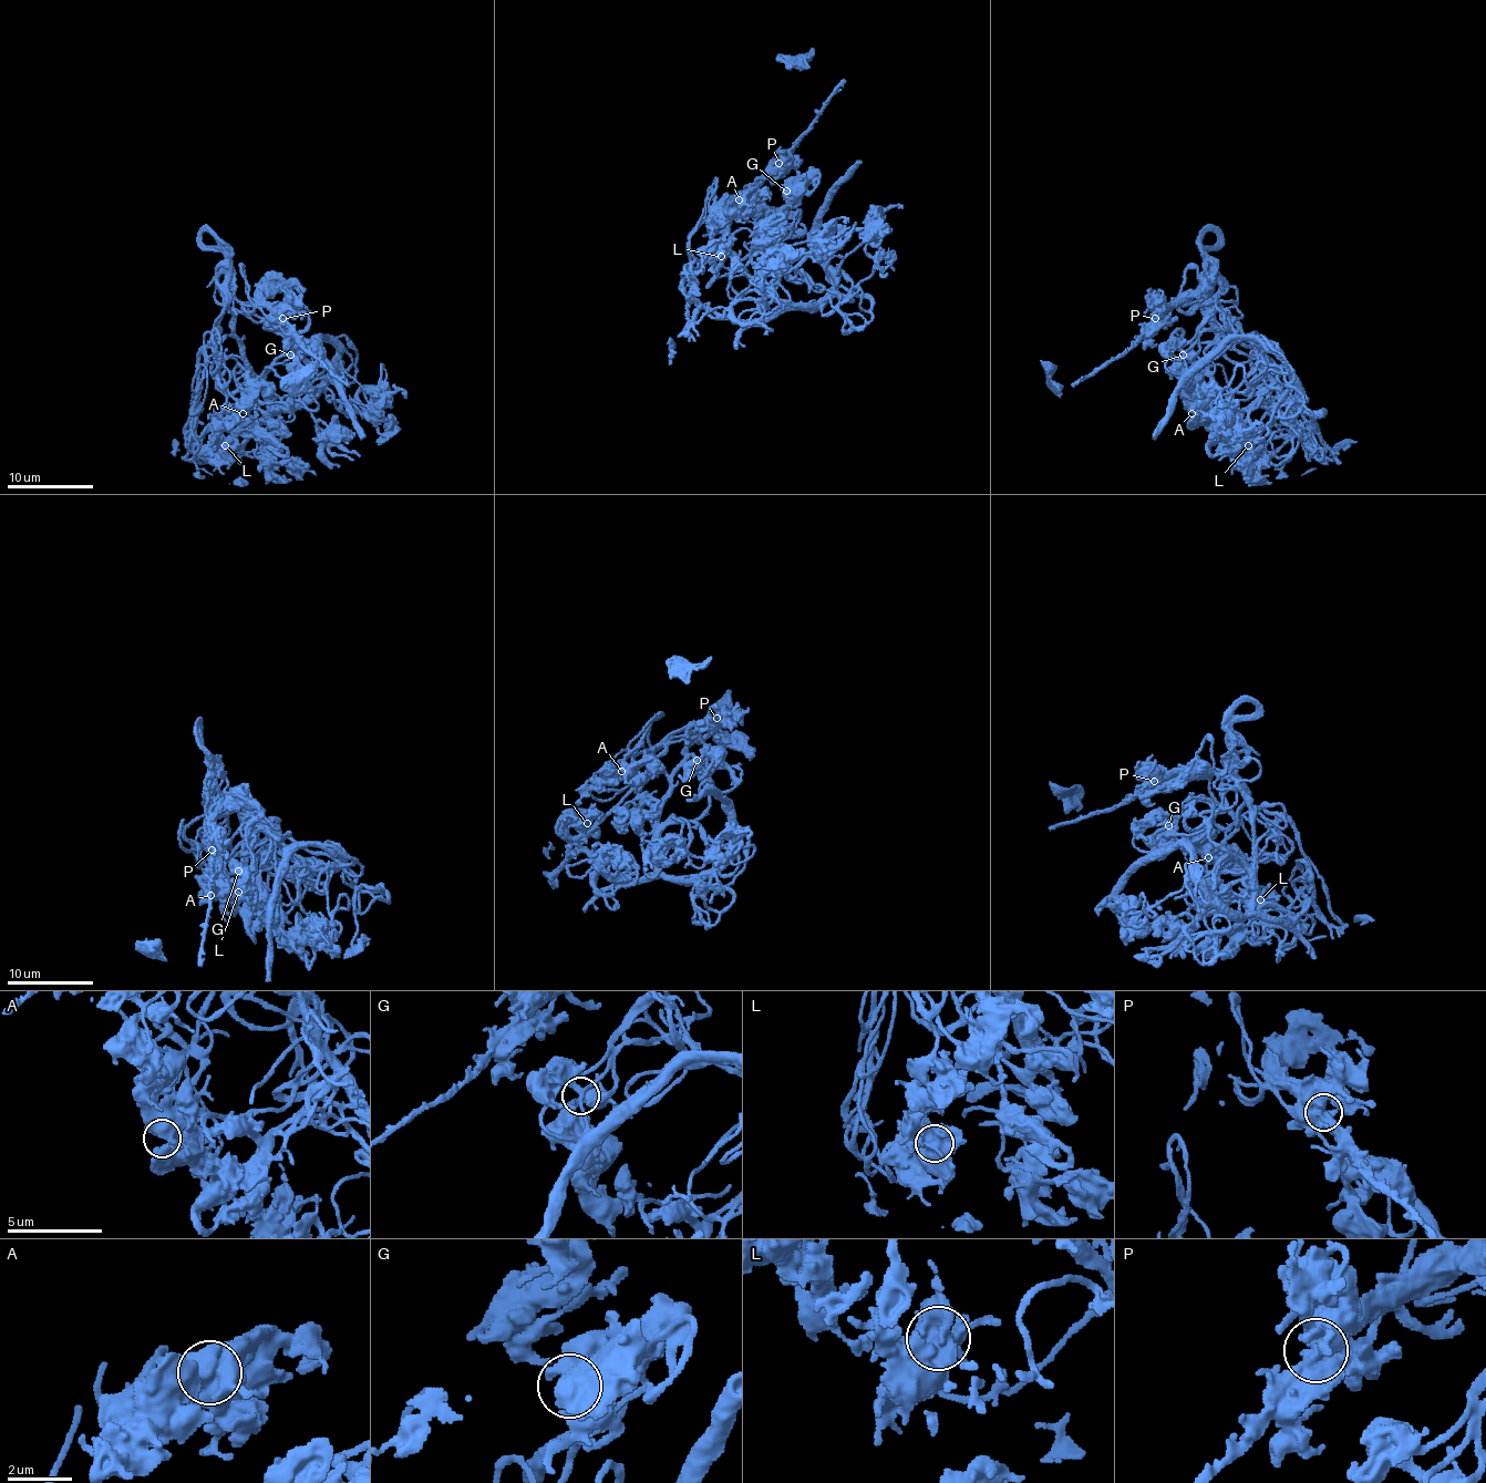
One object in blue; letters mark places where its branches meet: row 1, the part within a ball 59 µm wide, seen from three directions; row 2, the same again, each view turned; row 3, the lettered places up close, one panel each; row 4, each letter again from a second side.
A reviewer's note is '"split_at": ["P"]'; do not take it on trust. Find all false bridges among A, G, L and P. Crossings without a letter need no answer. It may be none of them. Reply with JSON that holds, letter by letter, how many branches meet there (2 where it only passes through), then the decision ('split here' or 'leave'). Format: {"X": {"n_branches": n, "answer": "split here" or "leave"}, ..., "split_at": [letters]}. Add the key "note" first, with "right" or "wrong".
{"note": "right", "A": {"n_branches": 3, "answer": "leave"}, "G": {"n_branches": 4, "answer": "leave"}, "L": {"n_branches": 1, "answer": "leave"}, "P": {"n_branches": 2, "answer": "split here"}, "split_at": ["P"]}

